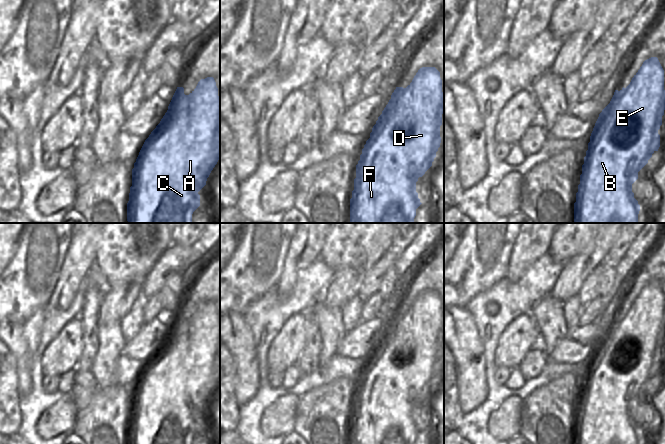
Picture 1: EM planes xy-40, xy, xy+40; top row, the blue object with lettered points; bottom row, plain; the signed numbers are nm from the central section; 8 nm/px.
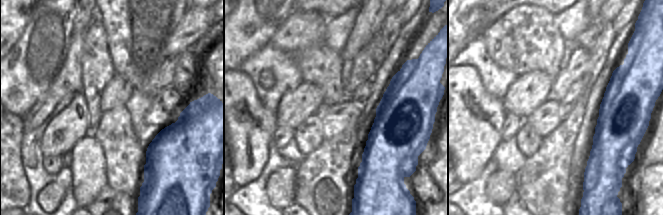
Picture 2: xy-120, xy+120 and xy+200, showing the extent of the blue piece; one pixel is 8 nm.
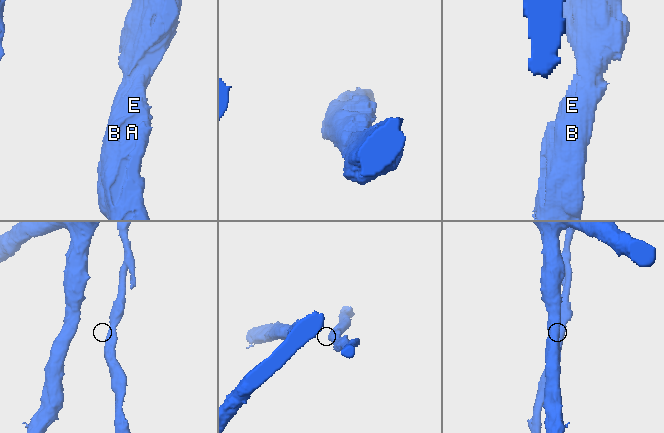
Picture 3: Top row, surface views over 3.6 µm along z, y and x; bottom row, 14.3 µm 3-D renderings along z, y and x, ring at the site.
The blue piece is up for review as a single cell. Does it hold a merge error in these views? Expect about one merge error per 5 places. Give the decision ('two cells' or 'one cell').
one cell

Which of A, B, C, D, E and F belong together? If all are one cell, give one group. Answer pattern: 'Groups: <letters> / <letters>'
Groups: A B C D E F.

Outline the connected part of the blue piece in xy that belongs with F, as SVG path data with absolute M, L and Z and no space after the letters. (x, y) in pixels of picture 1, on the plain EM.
M422 291L414 300L412 306L406 311L396 311L391 319L391 323L378 341L376 348L372 352L370 362L366 365L360 384L356 389L356 402L354 403L354 414L350 423L350 444L414 444L416 433L422 428L416 416L416 406L432 390L436 381L436 376L440 371L440 350L442 349L442 338L444 337L444 317L442 316L442 304L440 296L435 291Z

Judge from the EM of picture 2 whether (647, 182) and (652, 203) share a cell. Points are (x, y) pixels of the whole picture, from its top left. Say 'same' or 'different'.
same

